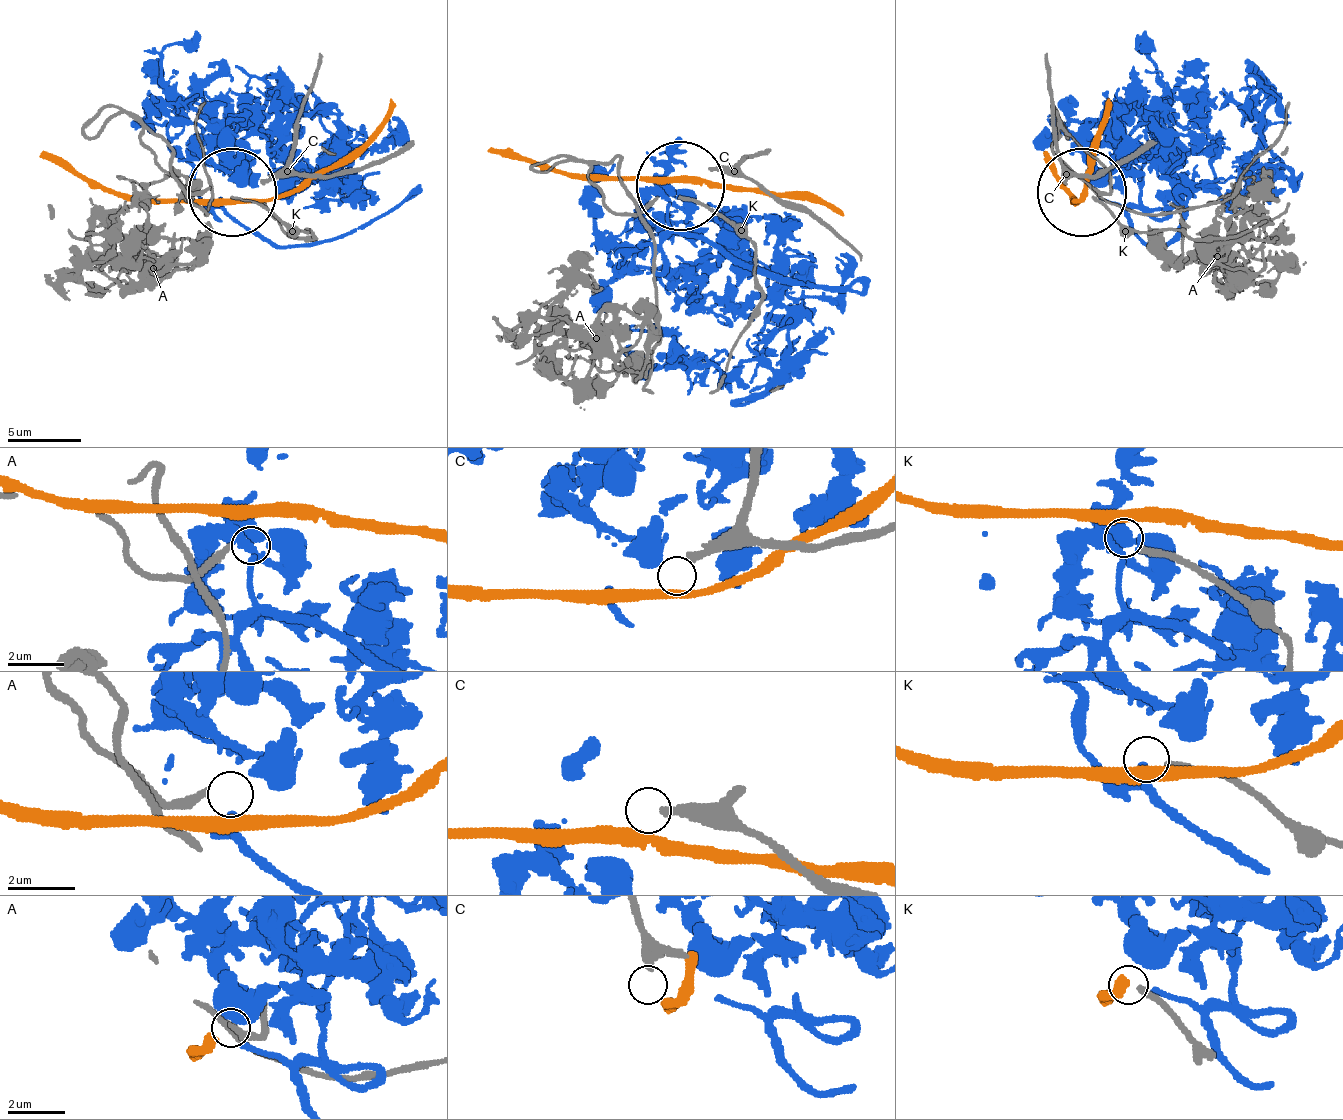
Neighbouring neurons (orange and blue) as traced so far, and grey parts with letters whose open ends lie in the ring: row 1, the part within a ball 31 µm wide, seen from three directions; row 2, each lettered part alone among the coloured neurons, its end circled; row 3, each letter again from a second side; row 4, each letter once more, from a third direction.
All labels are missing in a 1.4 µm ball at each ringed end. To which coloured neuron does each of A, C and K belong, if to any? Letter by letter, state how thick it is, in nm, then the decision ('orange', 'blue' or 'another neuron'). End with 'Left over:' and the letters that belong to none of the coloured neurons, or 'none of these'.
A: 240 nm | blue
C: 280 nm | another neuron
K: 220 nm | another neuron
Left over: C, K

